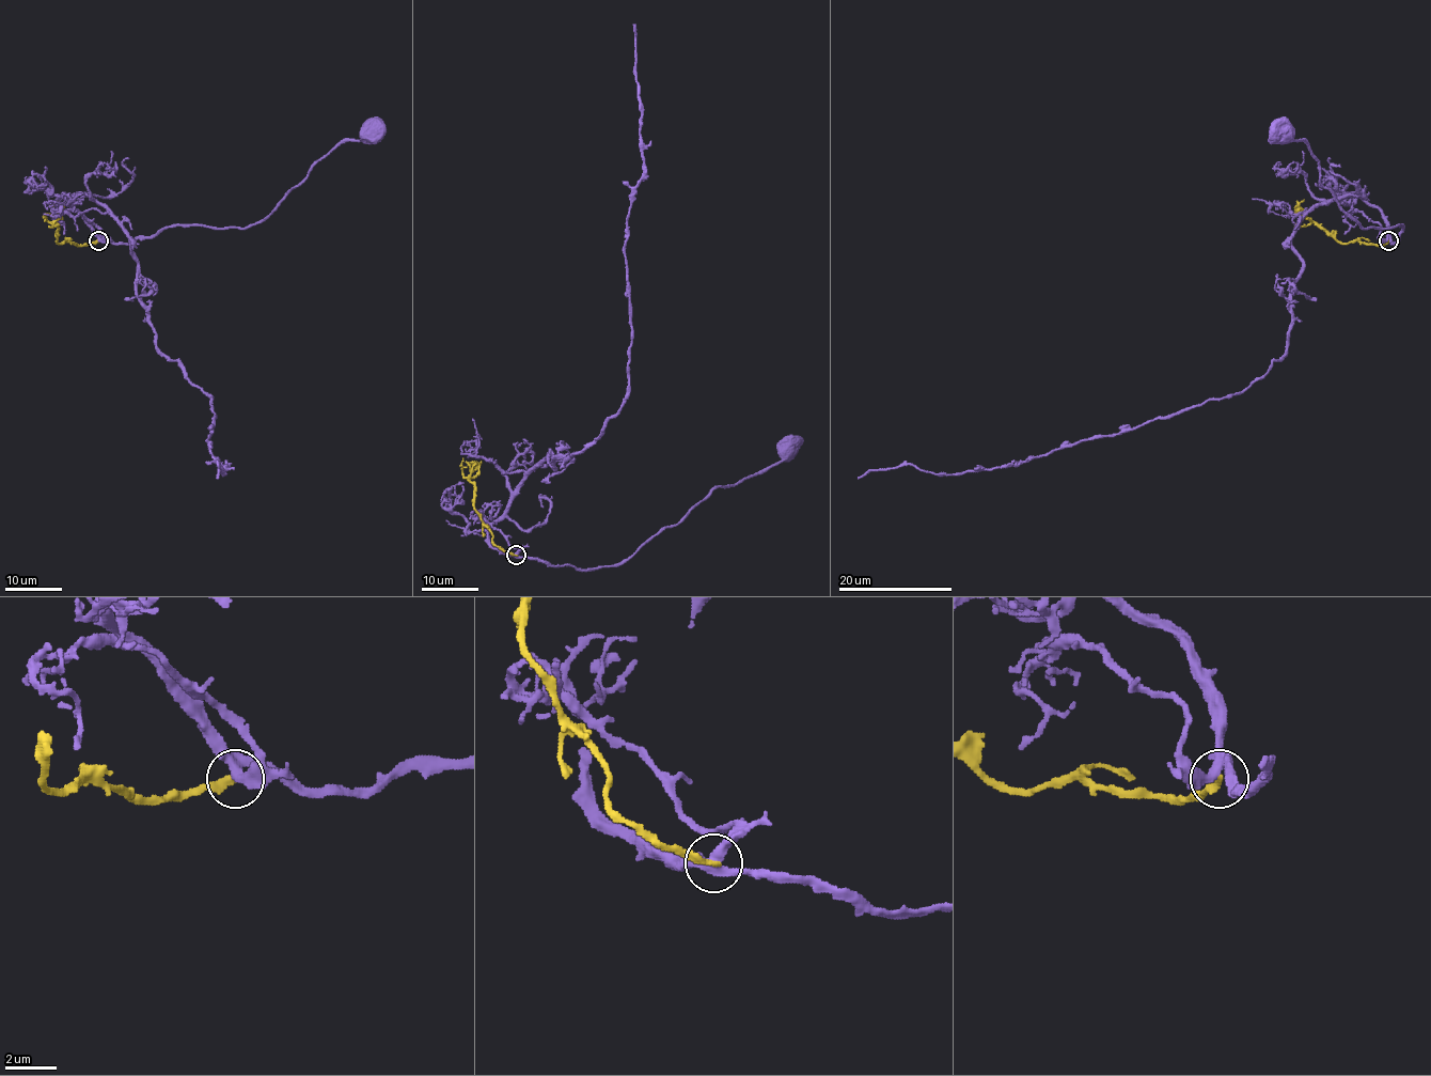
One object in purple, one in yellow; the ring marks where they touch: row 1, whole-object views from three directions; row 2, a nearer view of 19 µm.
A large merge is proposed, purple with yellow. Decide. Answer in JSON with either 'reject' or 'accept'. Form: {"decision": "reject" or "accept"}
{"decision": "reject"}

